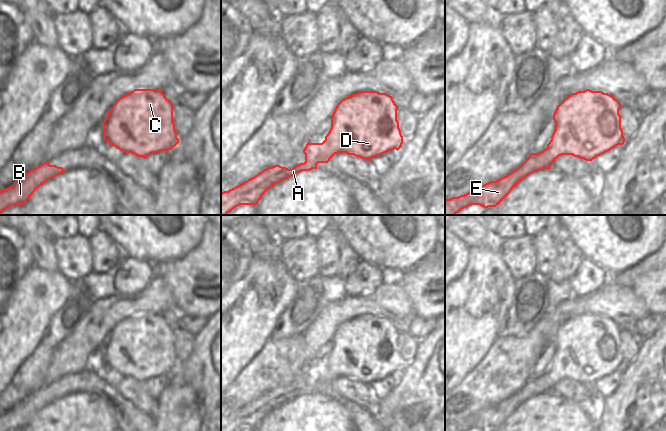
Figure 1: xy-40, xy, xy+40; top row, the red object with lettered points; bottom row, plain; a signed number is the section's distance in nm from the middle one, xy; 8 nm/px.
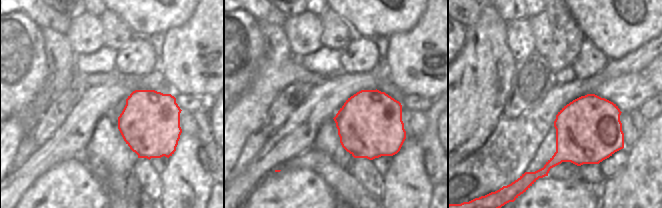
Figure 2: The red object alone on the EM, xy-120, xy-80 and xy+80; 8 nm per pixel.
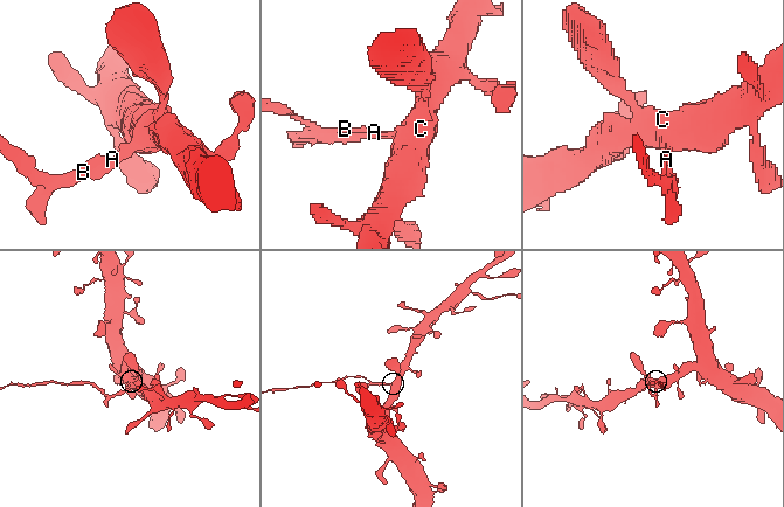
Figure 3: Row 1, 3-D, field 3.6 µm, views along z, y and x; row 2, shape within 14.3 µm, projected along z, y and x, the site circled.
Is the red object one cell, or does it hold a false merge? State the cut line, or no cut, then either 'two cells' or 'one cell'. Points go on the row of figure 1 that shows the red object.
xy (327, 134), (329, 147), (335, 153) | two cells

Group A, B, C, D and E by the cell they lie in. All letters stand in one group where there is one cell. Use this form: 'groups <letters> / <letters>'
groups A B E / C D

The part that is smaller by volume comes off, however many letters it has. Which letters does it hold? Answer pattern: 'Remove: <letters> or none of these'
Remove: A, B, E

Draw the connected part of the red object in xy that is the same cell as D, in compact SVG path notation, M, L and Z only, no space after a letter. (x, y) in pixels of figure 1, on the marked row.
M360 91L342 99L330 117L331 128L327 135L331 150L368 161L388 151L398 151L404 143L397 120L398 108L392 96L378 91Z

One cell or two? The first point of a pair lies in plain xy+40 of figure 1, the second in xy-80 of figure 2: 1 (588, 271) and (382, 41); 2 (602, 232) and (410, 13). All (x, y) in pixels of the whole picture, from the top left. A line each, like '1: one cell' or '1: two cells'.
1: two cells
2: one cell

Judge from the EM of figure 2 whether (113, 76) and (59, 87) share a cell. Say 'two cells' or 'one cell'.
two cells

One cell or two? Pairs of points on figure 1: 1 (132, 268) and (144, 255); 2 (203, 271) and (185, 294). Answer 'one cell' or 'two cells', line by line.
1: two cells
2: one cell

